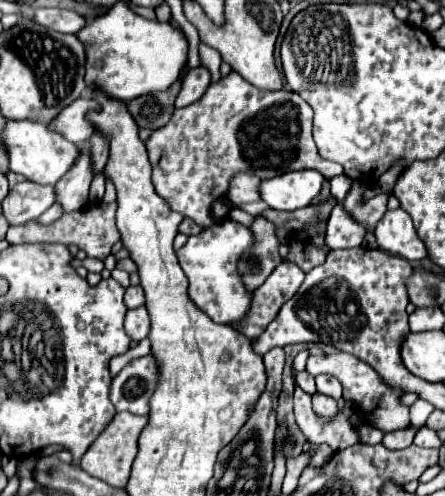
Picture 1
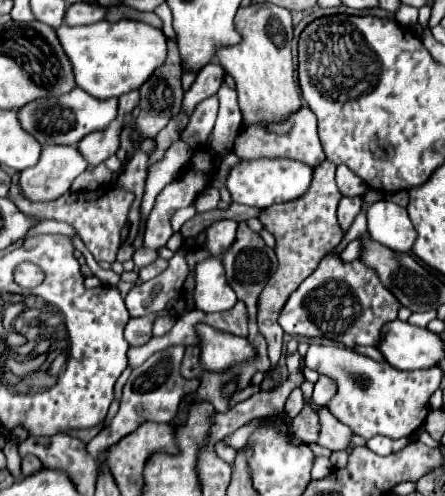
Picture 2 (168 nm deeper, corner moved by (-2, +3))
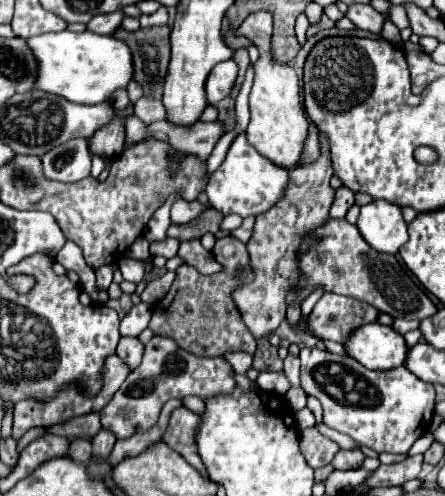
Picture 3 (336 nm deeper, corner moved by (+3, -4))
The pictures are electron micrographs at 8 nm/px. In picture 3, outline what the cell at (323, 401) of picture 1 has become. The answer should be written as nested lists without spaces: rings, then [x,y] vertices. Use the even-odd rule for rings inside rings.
[[[340,449],[334,459],[332,459],[332,465],[336,469],[358,469],[360,463],[364,461],[364,453],[360,449],[350,449],[350,451],[344,451]]]

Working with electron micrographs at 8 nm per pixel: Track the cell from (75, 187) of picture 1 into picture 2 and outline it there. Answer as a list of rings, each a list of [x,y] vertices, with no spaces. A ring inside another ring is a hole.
[[[113,120],[109,126],[105,126],[103,130],[91,132],[89,136],[85,136],[77,144],[81,154],[89,160],[89,170],[95,168],[97,164],[101,164],[103,160],[107,160],[111,154],[115,154],[119,150],[121,130],[123,130],[123,126],[117,120]]]

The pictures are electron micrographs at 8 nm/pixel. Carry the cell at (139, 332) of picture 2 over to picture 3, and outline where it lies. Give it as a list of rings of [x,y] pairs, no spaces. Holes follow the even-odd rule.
[[[122,337],[116,349],[116,355],[126,361],[132,369],[136,369],[142,361],[142,353],[144,353],[144,345],[138,337]]]

